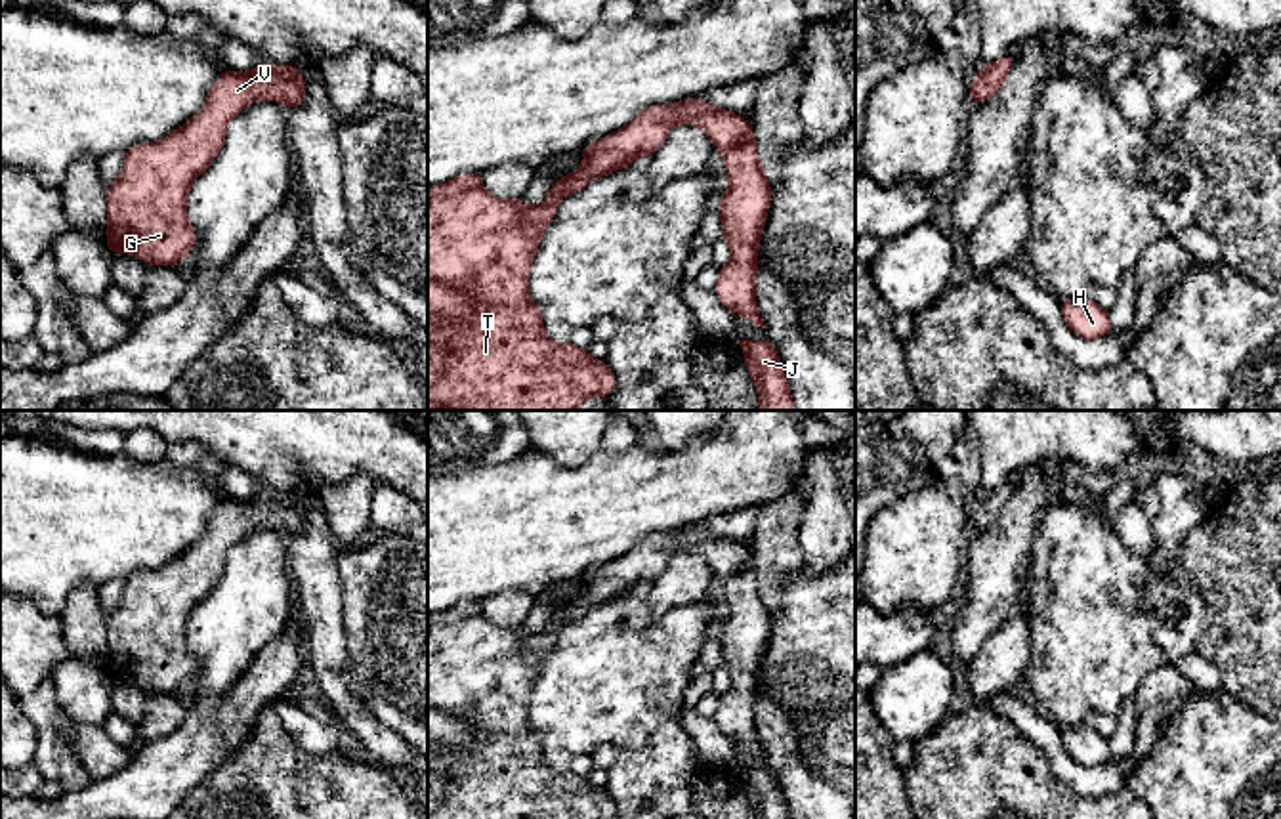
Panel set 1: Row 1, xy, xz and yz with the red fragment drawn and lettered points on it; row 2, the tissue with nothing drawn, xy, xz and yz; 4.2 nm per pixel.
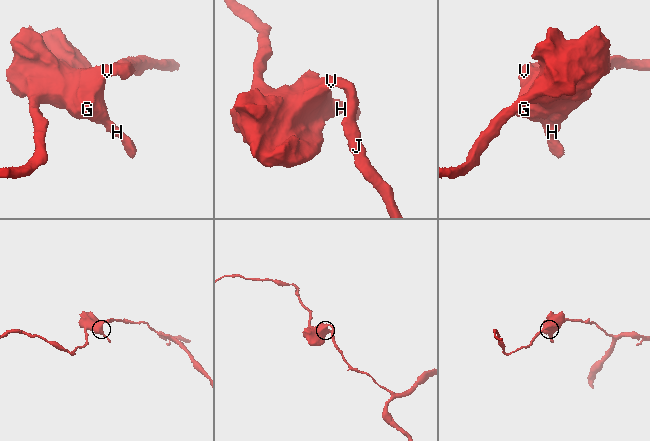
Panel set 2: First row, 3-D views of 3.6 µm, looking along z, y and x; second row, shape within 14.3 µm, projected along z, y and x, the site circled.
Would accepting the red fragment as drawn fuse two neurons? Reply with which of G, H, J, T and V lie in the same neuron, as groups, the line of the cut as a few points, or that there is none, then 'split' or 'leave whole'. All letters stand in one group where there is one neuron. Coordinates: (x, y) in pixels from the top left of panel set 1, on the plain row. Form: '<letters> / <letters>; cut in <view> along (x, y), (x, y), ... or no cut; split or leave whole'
G H J T V; no cut; leave whole

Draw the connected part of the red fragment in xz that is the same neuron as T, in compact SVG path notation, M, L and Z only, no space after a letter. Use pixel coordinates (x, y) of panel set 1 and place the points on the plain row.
M703 525L651 533L626 554L580 577L584 588L571 601L552 611L548 624L527 634L523 624L502 628L491 624L481 601L458 601L451 609L428 615L428 819L615 819L617 808L605 788L596 788L586 777L571 769L554 771L542 752L542 739L527 722L527 710L544 657L556 643L557 630L584 617L590 609L628 596L638 584L651 584L680 552L703 557L712 575L724 584L729 611L718 630L722 666L727 670L729 689L718 697L714 720L722 733L745 745L754 754L766 754L756 731L758 674L771 632L771 613L758 588L754 557L748 546L708 533Z

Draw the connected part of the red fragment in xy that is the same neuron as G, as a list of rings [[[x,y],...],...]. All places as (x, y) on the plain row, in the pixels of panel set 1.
[[[260,487],[250,500],[225,496],[191,548],[162,569],[141,569],[126,578],[118,607],[105,617],[105,674],[111,682],[176,695],[197,672],[187,619],[220,582],[229,548],[254,529],[277,527],[284,536],[298,535],[305,515],[307,508],[292,491]]]

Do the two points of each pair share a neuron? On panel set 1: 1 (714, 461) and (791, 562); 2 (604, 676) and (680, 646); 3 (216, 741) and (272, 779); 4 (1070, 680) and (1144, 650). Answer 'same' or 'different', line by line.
1: different
2: same
3: different
4: same

